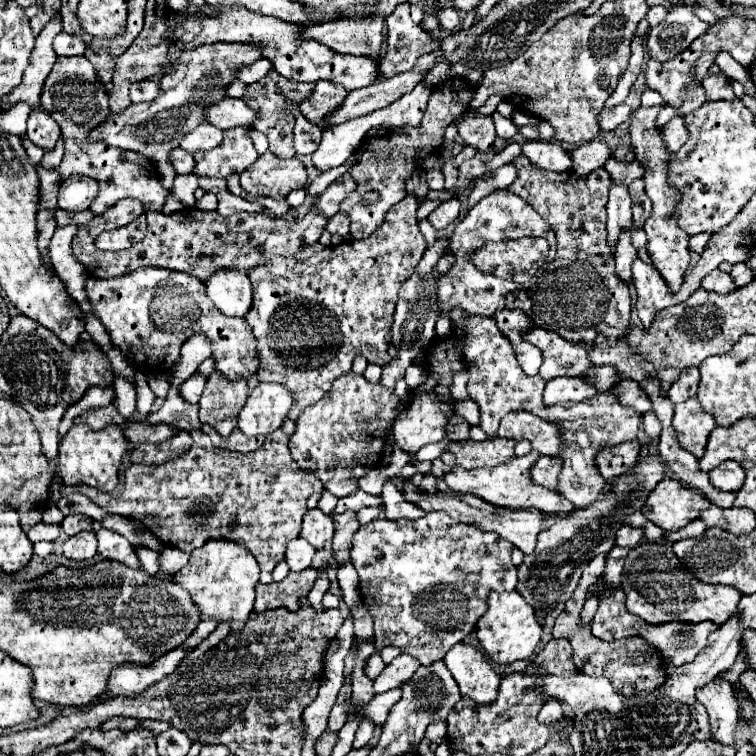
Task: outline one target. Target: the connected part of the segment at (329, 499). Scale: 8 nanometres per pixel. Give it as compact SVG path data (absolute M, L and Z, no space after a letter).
M324 490L322 498L320 498L320 502L318 502L318 508L320 508L322 512L326 512L326 514L332 514L332 510L334 510L336 504L338 504L338 498L336 498L336 496L330 496L330 492Z

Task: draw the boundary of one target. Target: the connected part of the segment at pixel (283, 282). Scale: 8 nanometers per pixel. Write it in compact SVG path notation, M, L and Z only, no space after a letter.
M408 192L404 200L390 208L386 214L388 220L366 240L352 240L348 244L344 242L334 248L324 248L322 252L308 258L274 256L272 260L266 260L248 272L254 286L254 302L246 320L258 340L260 366L256 374L260 382L278 382L292 392L294 406L288 414L292 422L298 420L306 406L316 404L316 400L320 400L330 390L338 376L350 372L356 354L362 354L368 362L378 366L390 360L388 340L398 290L402 282L414 272L426 250L426 240L418 230L416 210L418 200L414 192Z

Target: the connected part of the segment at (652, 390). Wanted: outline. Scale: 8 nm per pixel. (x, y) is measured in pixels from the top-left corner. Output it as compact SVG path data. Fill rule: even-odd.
M526 156L516 158L514 166L520 170L516 182L508 188L510 192L514 192L516 196L524 198L544 220L549 224L558 238L558 252L556 258L548 264L548 270L544 274L540 274L538 278L538 286L530 288L530 290L518 290L506 296L506 308L520 308L524 312L528 312L528 316L532 316L532 322L538 328L546 328L550 332L556 332L560 336L564 336L564 340L572 340L576 344L592 344L592 352L588 354L592 364L602 366L602 364L610 364L614 368L618 368L620 378L630 378L636 380L646 394L652 398L654 402L654 414L658 416L658 420L662 422L662 434L660 434L660 458L662 462L676 474L678 480L686 482L688 486L700 490L704 496L708 496L708 500L720 508L732 508L734 506L734 498L736 492L720 492L718 488L714 488L708 480L706 472L700 472L698 466L698 458L692 456L688 450L680 448L678 436L672 428L672 416L674 416L674 404L660 392L660 380L656 376L656 368L652 368L652 364L648 360L644 360L640 354L634 354L630 348L628 350L618 350L624 346L624 334L628 334L628 322L630 322L630 292L628 286L616 276L614 270L614 256L608 250L607 229L606 229L606 204L608 202L608 188L610 188L610 176L604 168L590 172L588 176L576 176L574 172L548 172L542 168L532 166L532 162Z

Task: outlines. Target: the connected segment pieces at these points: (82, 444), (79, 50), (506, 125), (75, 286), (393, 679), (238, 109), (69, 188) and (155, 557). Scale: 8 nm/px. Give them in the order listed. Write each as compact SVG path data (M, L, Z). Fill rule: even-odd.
M74 424L66 434L66 438L60 442L58 470L62 482L68 486L86 484L90 488L100 488L100 492L112 492L118 486L118 470L126 452L128 452L128 442L118 426L110 426L94 432L86 424L80 426Z
M60 32L54 38L54 50L58 56L80 56L86 52L86 44L78 36Z
M494 112L492 118L494 118L494 124L496 124L496 134L498 134L500 138L504 138L504 140L512 140L514 134L516 134L516 126L514 126L514 122L512 122L510 118L500 116L498 112Z
M68 225L66 228L58 228L50 240L50 260L54 264L54 270L58 272L58 276L64 280L70 296L74 298L74 302L78 302L78 306L82 308L82 312L86 314L94 314L92 306L88 304L88 296L84 292L84 284L88 280L88 272L86 268L72 256L72 248L70 242L76 236L78 226Z
M400 654L398 658L394 658L394 662L390 662L384 672L374 680L374 688L378 694L392 690L392 688L402 688L402 684L406 684L412 674L420 668L420 662L412 656L404 656Z
M224 98L220 104L214 104L206 110L206 120L220 130L228 130L234 126L250 126L254 118L256 112L250 110L240 98Z
M72 176L68 182L64 182L60 186L60 192L58 192L58 208L66 210L66 212L82 212L82 210L88 210L96 194L98 194L96 180Z
M138 548L136 550L142 568L150 574L150 576L158 576L160 574L160 552L148 550L148 548Z

